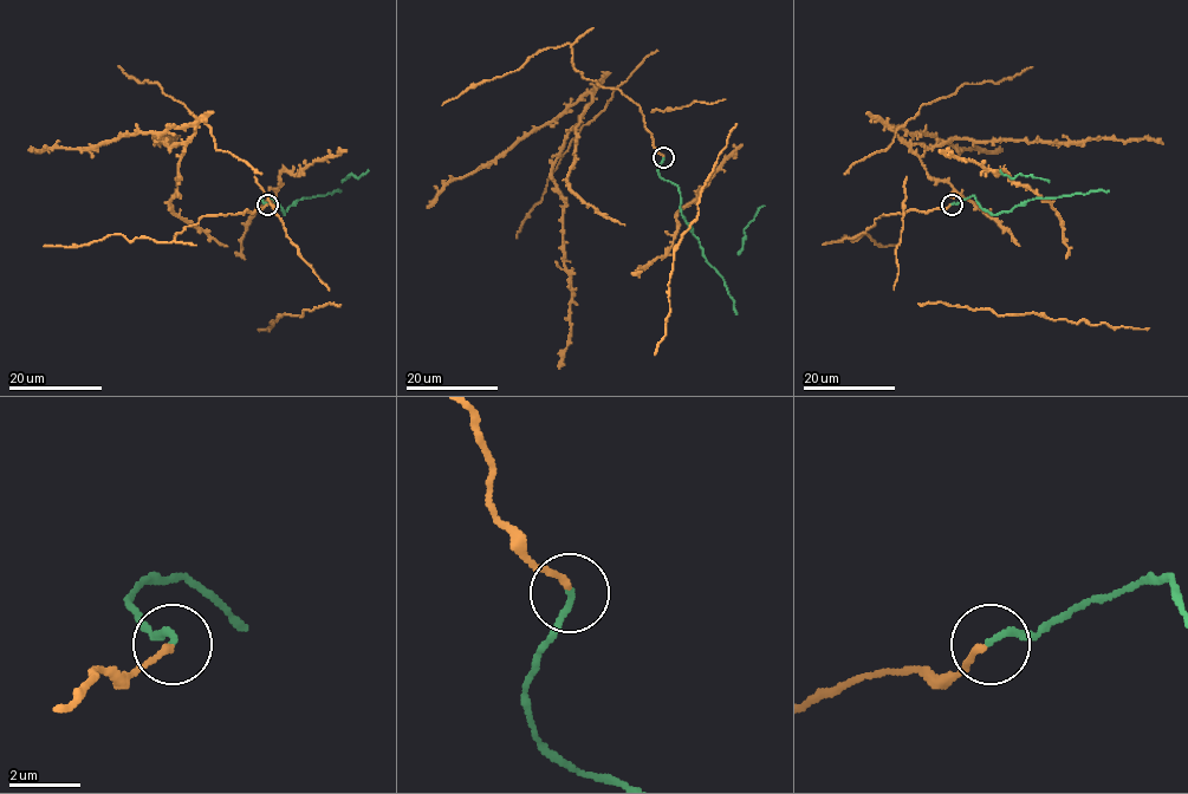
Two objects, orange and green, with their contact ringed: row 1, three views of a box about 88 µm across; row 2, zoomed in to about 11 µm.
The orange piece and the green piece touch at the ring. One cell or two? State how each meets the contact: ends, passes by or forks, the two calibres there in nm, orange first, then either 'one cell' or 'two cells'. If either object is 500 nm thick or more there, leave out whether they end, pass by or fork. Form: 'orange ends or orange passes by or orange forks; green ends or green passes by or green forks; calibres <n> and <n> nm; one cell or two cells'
orange ends; green ends; calibres 170 and 180 nm; one cell

